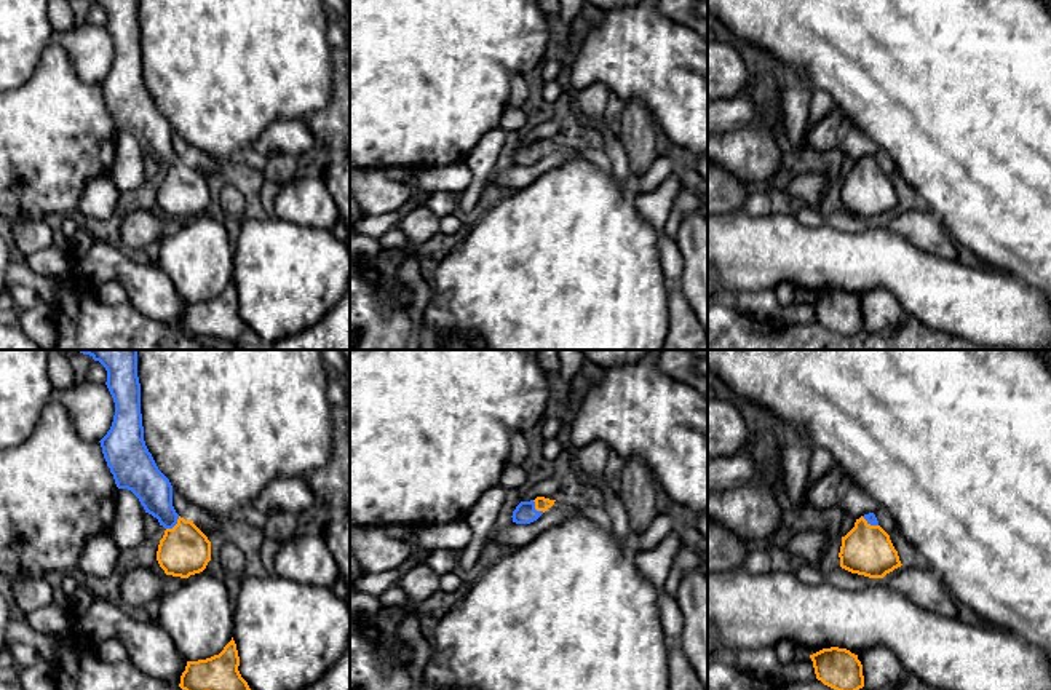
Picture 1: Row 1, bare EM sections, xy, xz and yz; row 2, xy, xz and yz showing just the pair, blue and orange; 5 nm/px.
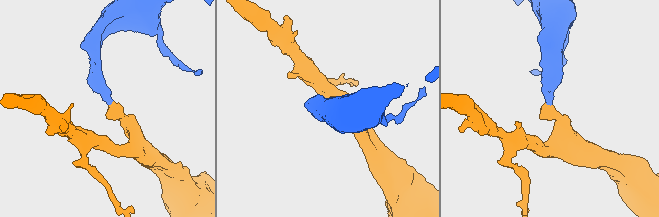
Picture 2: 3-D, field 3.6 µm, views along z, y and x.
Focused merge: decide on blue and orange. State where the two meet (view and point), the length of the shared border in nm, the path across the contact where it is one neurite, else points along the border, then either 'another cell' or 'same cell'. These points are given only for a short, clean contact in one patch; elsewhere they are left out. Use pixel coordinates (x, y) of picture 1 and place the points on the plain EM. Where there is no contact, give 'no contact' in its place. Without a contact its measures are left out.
xy (174, 166) | 100 nm | across xy (147, 125), (174, 166), (182, 181), (184, 192) | same cell

